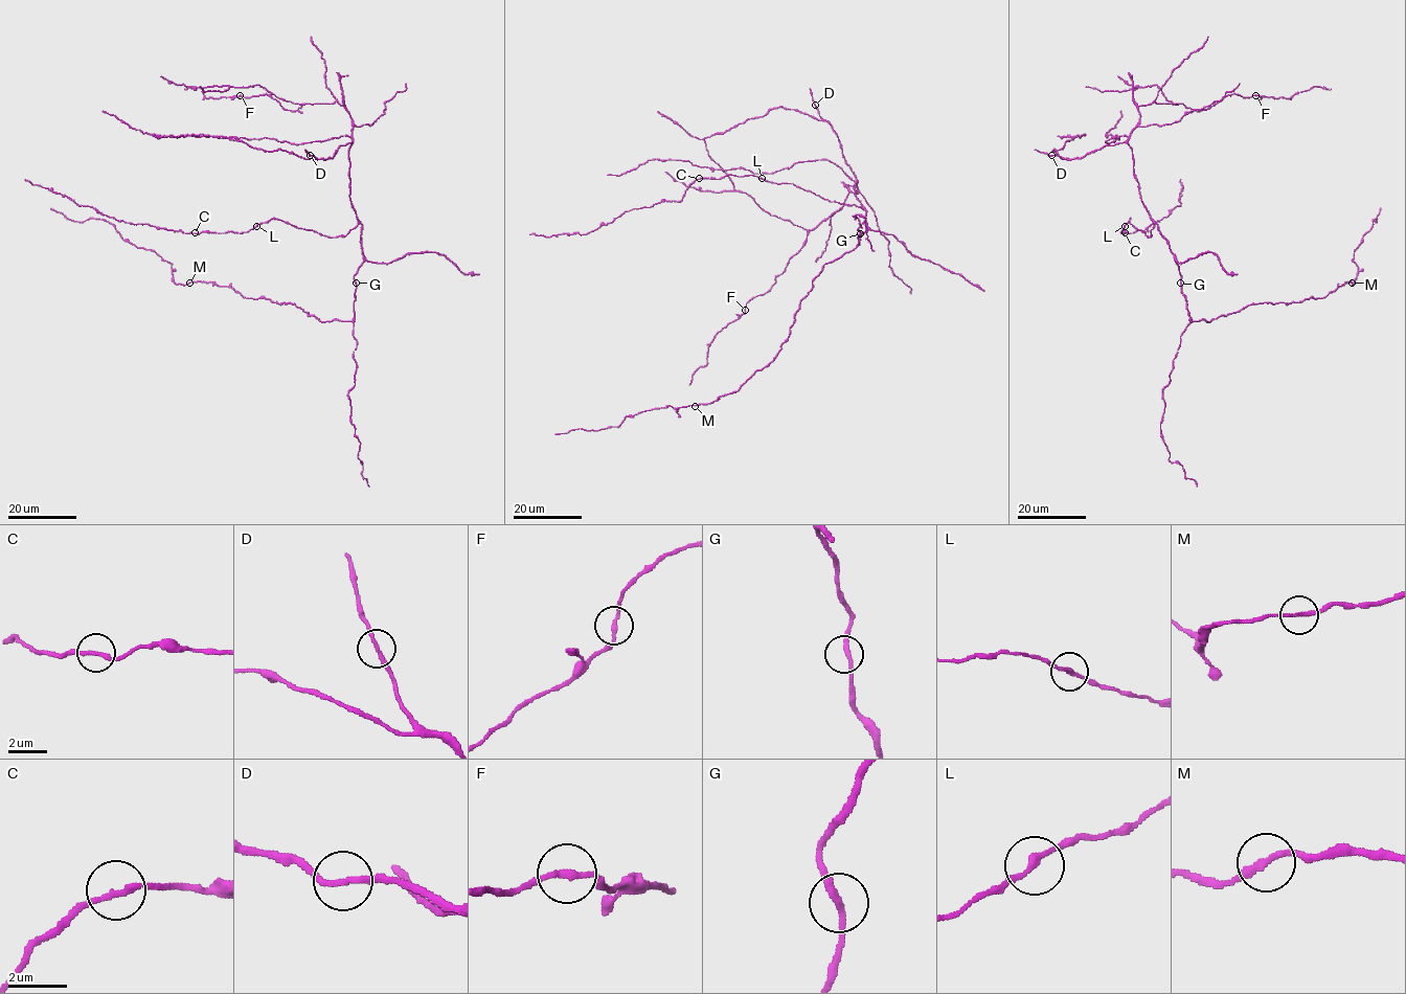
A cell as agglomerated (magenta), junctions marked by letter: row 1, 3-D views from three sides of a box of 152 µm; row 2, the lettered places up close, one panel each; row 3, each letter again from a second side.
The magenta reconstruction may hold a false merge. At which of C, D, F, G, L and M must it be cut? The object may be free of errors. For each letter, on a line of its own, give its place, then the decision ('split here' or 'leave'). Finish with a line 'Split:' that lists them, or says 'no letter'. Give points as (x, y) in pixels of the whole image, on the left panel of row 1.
C: (195, 232) | leave
D: (310, 155) | leave
F: (240, 95) | leave
G: (356, 283) | leave
L: (256, 226) | leave
M: (189, 283) | leave
Split: no letter

